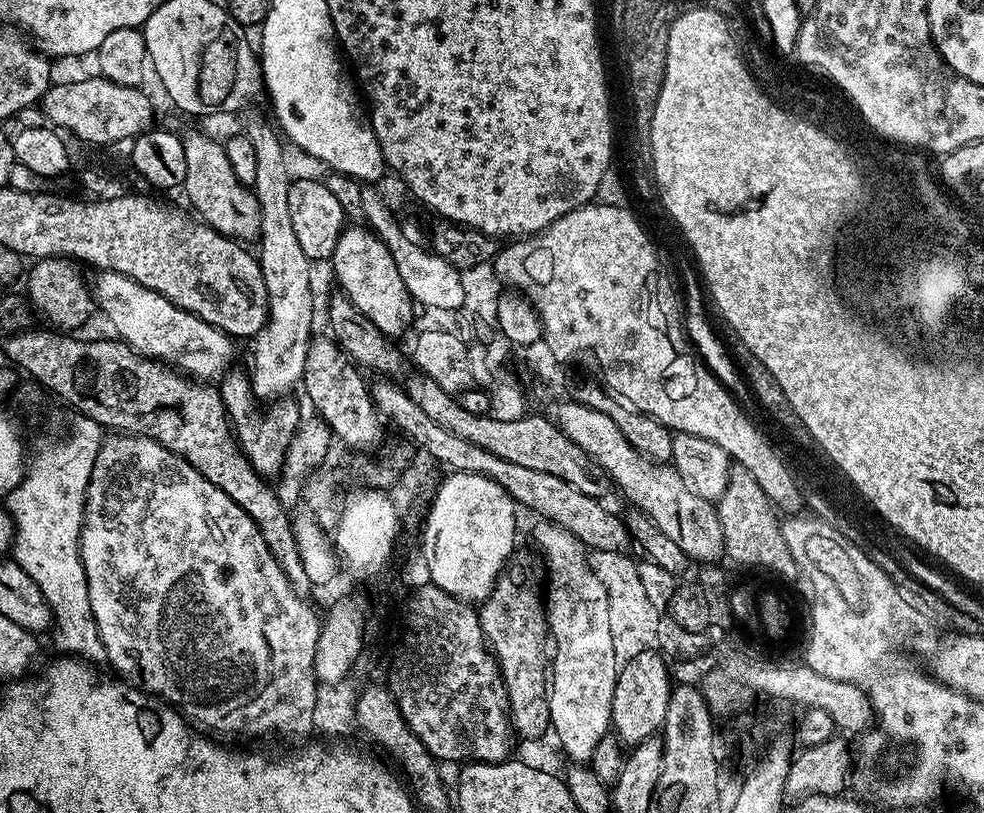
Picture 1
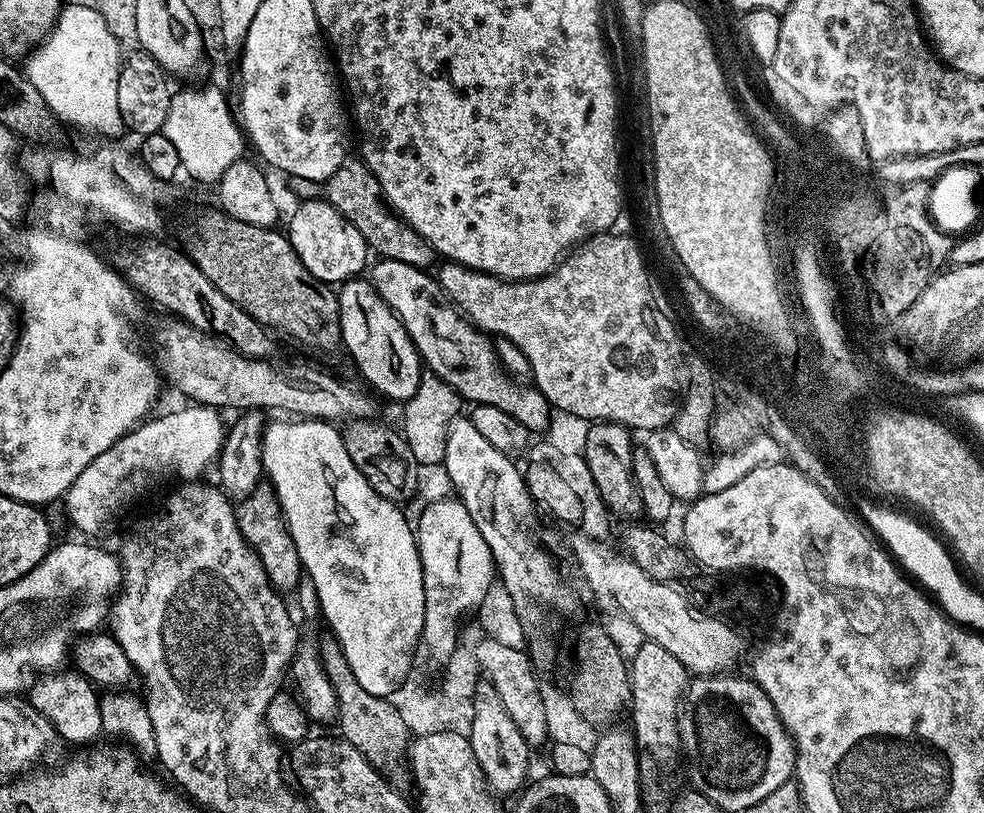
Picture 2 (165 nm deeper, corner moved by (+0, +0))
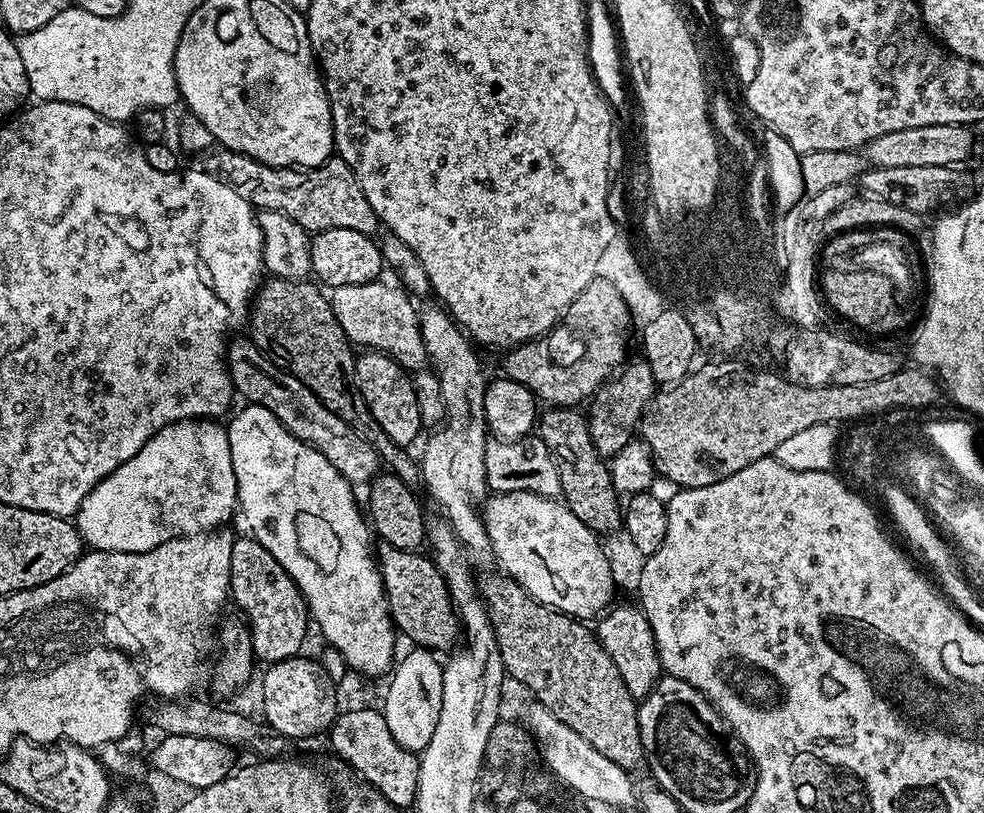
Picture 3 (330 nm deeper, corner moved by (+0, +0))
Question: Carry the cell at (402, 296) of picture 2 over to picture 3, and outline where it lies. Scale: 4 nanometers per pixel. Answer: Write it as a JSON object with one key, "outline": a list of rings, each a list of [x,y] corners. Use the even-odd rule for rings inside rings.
{"outline":[[[379,279],[369,284],[338,286],[331,289],[330,299],[334,317],[342,326],[345,336],[357,349],[384,352],[392,356],[406,370],[420,370],[429,363],[430,357],[422,342],[420,313],[413,297],[403,287],[380,284]]]}

